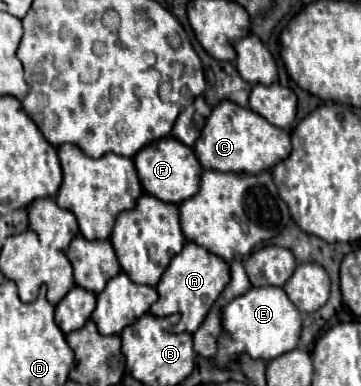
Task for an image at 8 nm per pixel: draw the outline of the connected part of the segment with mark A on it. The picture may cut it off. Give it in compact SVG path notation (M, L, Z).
M187 242L185 250L181 250L181 254L177 254L177 258L173 258L165 268L165 274L157 284L159 300L151 306L151 314L157 318L179 314L181 318L171 330L193 334L205 320L207 312L211 310L211 306L215 304L217 296L223 292L227 282L229 282L229 264L217 258L215 254L209 254L203 246Z

